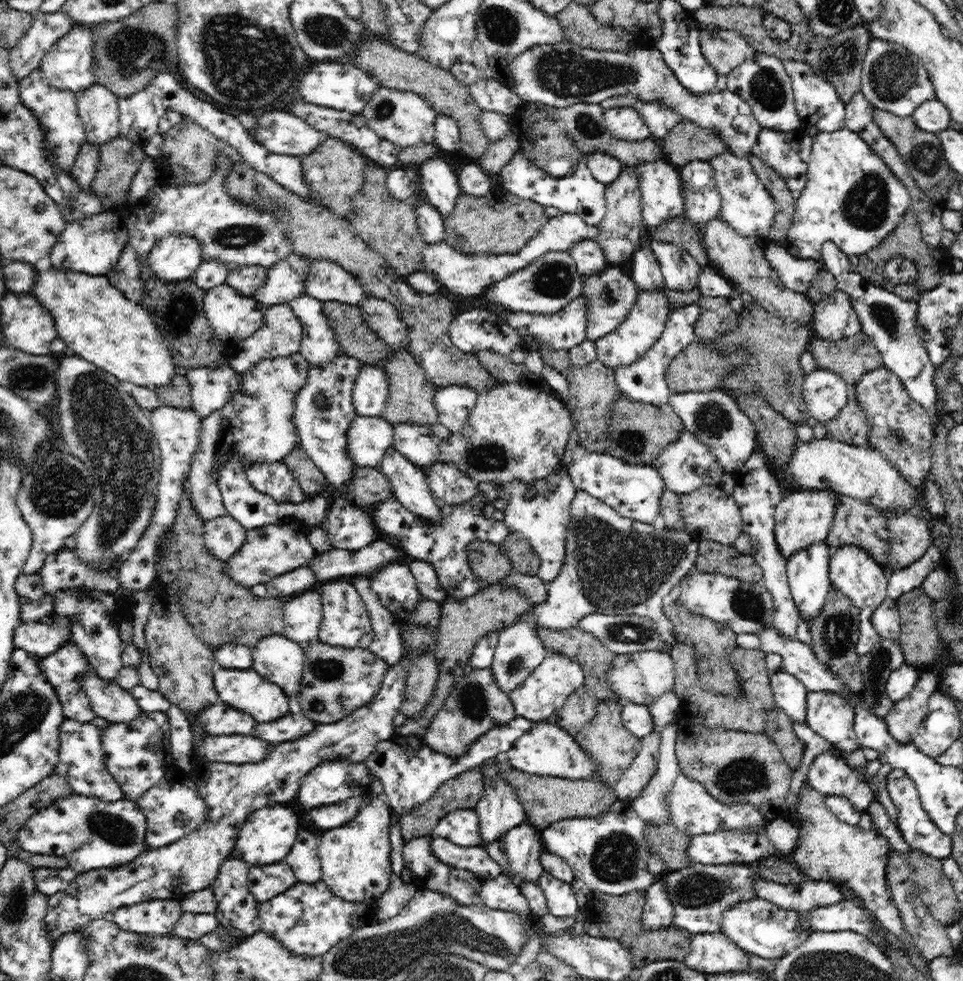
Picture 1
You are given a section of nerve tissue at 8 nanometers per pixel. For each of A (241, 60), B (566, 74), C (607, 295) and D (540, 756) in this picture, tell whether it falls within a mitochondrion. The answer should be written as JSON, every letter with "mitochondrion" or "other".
{"A":"mitochondrion","B":"mitochondrion","C":"mitochondrion","D":"other"}

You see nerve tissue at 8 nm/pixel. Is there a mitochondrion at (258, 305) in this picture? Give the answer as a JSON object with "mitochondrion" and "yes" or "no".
{"mitochondrion":"no"}

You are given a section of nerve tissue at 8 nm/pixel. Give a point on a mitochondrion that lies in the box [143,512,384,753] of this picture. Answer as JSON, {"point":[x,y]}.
{"point":[327,670]}

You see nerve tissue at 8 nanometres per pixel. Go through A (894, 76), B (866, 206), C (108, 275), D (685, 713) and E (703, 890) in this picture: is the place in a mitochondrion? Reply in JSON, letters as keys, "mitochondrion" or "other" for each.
{"A":"mitochondrion","B":"mitochondrion","C":"other","D":"other","E":"mitochondrion"}

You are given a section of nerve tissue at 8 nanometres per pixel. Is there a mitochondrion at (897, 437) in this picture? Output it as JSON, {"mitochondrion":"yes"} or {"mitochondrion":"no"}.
{"mitochondrion":"yes"}

